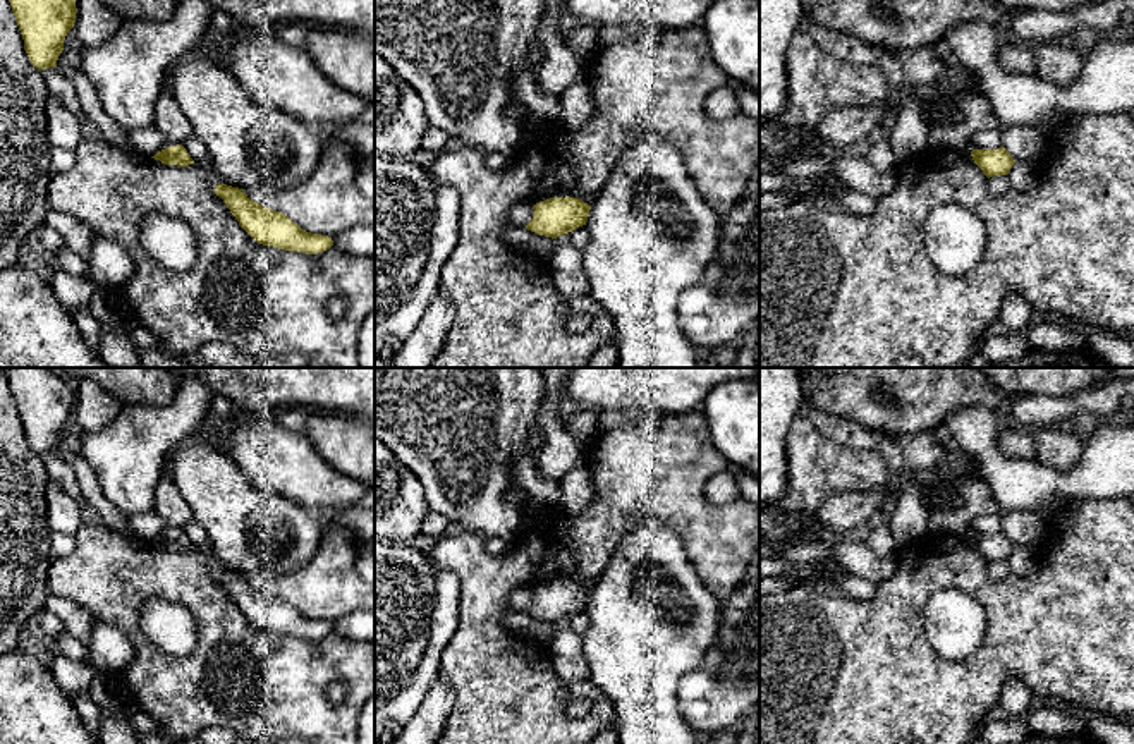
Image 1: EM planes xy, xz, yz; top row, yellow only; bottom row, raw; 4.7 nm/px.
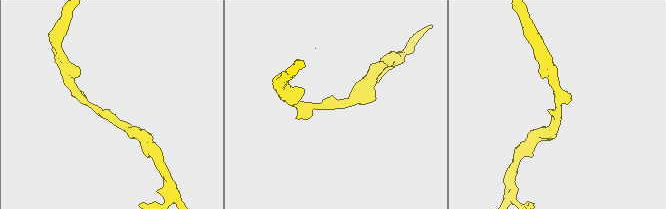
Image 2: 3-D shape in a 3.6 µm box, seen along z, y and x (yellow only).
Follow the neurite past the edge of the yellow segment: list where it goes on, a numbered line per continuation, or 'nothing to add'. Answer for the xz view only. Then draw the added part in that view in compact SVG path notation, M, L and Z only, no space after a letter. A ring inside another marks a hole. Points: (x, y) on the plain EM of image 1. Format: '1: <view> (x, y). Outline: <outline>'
nothing to add

